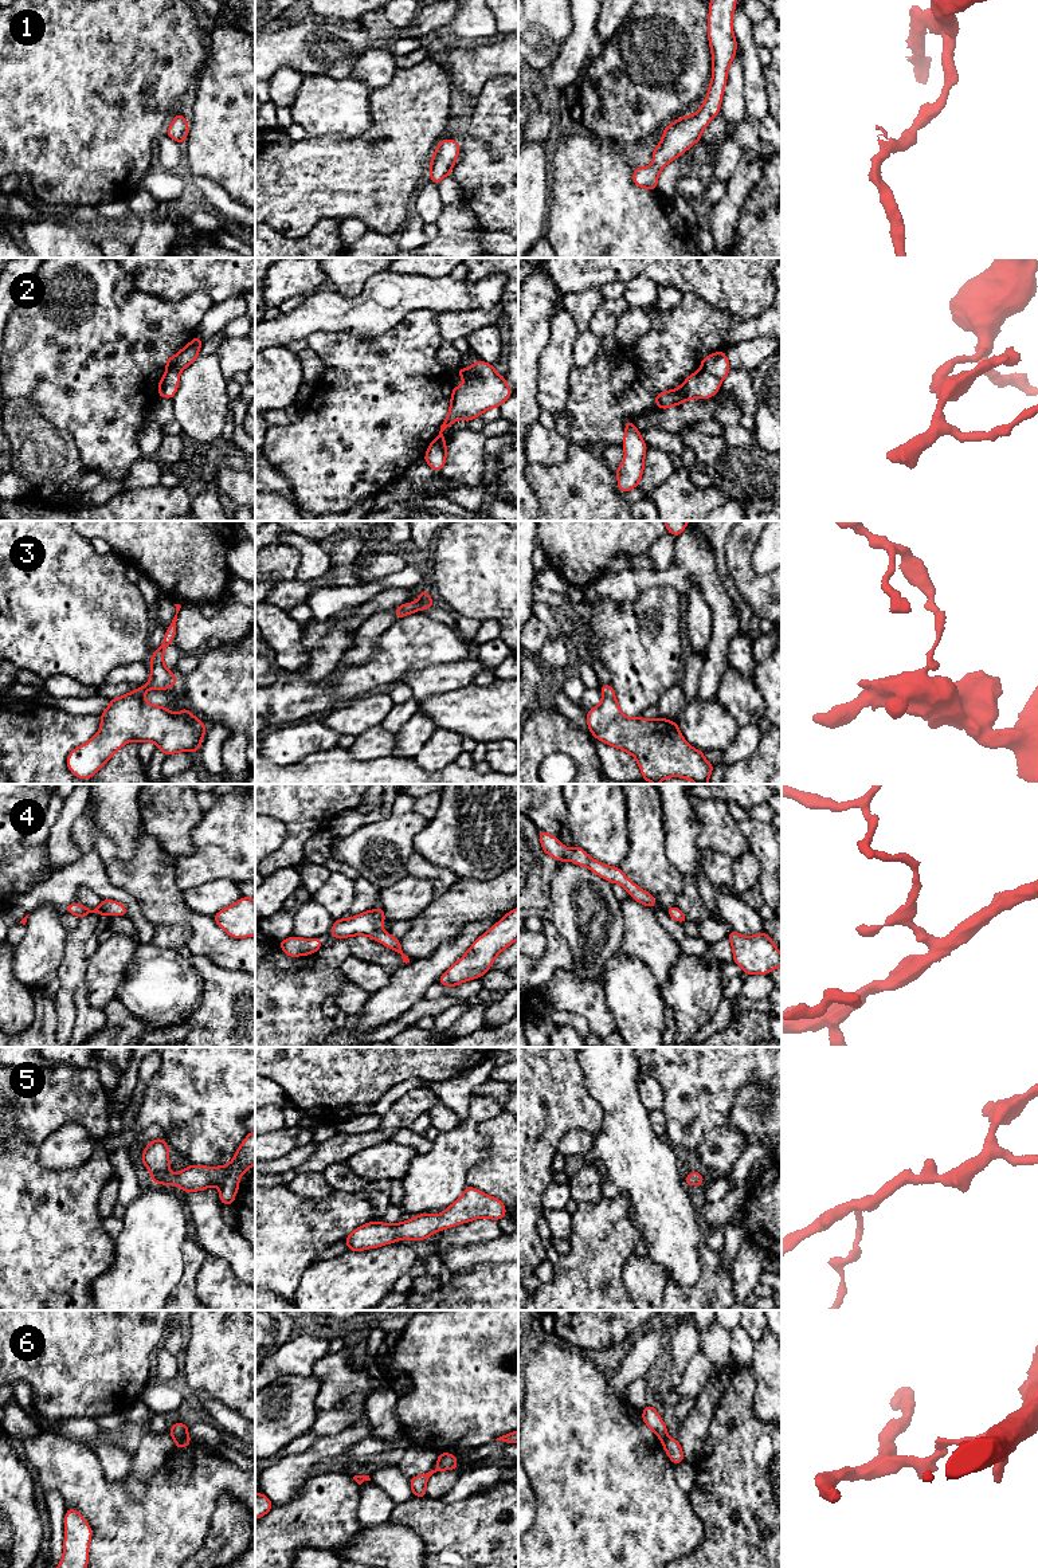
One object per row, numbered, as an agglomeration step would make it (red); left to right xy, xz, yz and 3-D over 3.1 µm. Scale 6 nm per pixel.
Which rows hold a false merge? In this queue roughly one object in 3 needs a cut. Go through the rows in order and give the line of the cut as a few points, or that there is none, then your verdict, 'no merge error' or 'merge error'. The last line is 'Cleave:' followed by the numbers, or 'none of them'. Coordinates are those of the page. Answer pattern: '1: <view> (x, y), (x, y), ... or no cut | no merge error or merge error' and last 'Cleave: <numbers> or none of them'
1: no cut | no merge error
2: yz (701, 367), (720, 380) | merge error
3: no cut | no merge error
4: no cut | no merge error
5: no cut | no merge error
6: xy (187, 1435), (176, 1442) | merge error
Cleave: 2, 6

